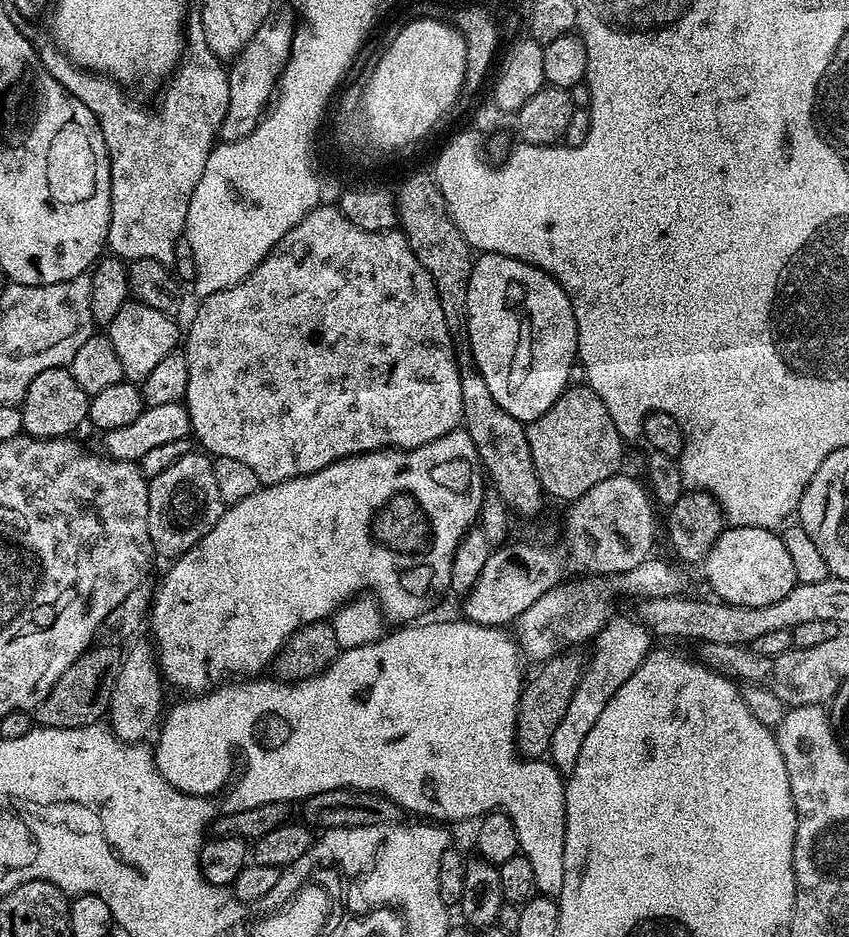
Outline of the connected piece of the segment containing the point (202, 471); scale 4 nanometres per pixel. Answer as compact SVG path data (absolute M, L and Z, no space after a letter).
M203 451L188 452L174 466L148 482L148 529L157 557L175 558L188 552L215 526L226 507L214 482L213 461Z

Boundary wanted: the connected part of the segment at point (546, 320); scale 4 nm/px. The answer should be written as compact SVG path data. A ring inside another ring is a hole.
M497 252L475 257L470 274L469 294L466 295L469 318L470 346L476 369L486 378L490 394L506 414L515 420L531 422L542 418L562 393L569 391L570 370L577 363L576 319L566 290L551 274L518 258Z

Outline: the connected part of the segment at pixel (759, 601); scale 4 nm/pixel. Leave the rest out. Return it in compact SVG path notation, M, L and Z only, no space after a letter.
M725 527L702 561L704 576L717 601L734 606L770 606L797 585L783 535L771 528Z

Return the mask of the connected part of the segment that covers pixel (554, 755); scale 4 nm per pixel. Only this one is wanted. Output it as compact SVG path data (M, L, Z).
M613 615L605 624L599 636L595 637L596 649L592 652L592 661L587 661L584 674L574 690L574 698L570 698L570 706L566 714L562 714L562 722L554 729L554 738L550 738L547 755L551 763L561 774L574 770L574 762L578 762L578 753L582 751L582 742L586 742L586 734L590 734L594 722L598 722L598 714L606 710L606 702L614 698L618 686L638 670L638 666L647 658L653 647L653 633L639 619L628 616Z

